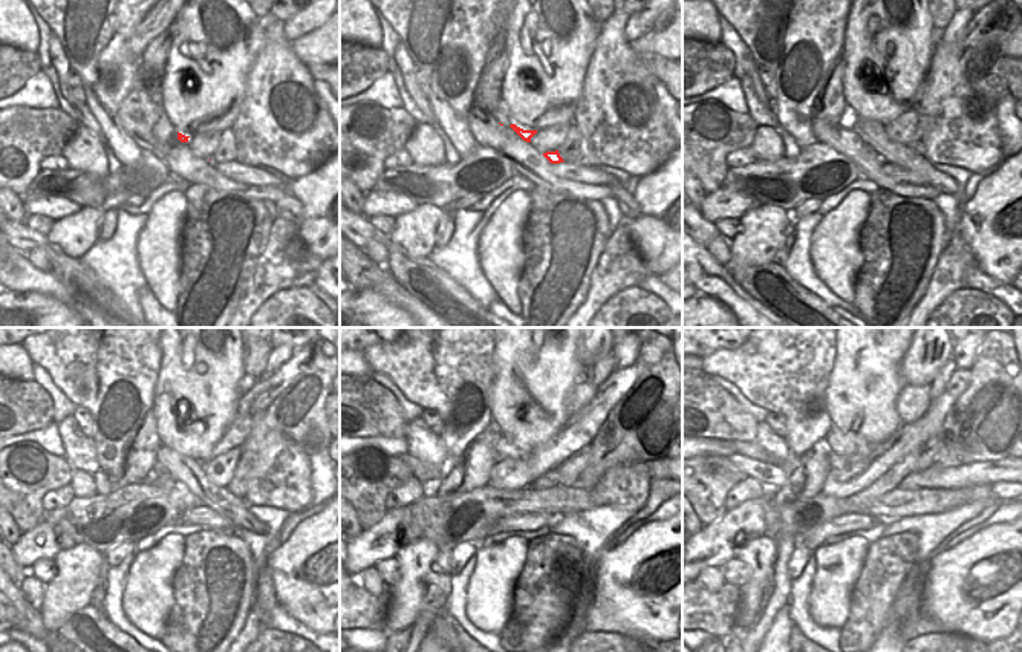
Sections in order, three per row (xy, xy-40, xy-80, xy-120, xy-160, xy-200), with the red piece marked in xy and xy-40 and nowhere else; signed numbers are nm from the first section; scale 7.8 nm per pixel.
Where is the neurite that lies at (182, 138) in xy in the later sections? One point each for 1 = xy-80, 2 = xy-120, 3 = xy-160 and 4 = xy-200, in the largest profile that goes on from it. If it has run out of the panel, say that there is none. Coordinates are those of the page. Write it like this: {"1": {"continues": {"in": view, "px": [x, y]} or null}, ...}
{"1": {"continues": {"in": "xy-80", "px": [872, 132]}}, "2": {"continues": {"in": "xy-120", "px": [188, 472]}}, "3": {"continues": {"in": "xy-160", "px": [507, 450]}}, "4": {"continues": {"in": "xy-200", "px": [843, 443]}}}

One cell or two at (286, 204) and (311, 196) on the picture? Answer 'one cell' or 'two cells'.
two cells

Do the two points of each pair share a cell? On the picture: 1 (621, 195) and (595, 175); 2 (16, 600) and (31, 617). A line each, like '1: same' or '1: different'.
1: different
2: same

